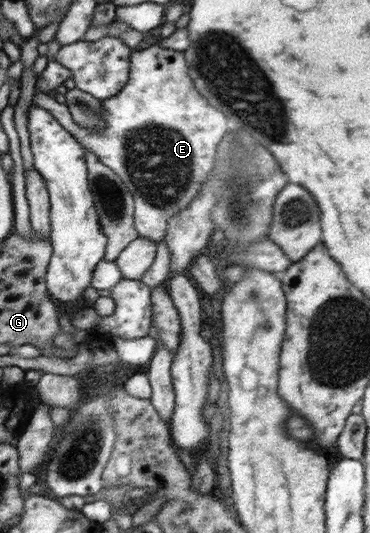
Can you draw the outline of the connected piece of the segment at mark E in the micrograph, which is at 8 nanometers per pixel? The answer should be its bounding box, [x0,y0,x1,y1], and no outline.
[32,44,233,243]

